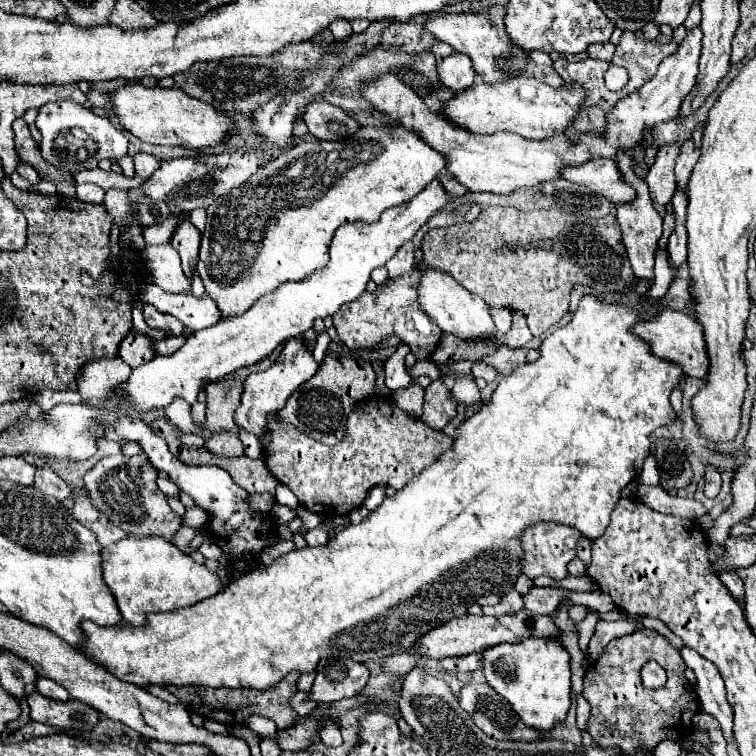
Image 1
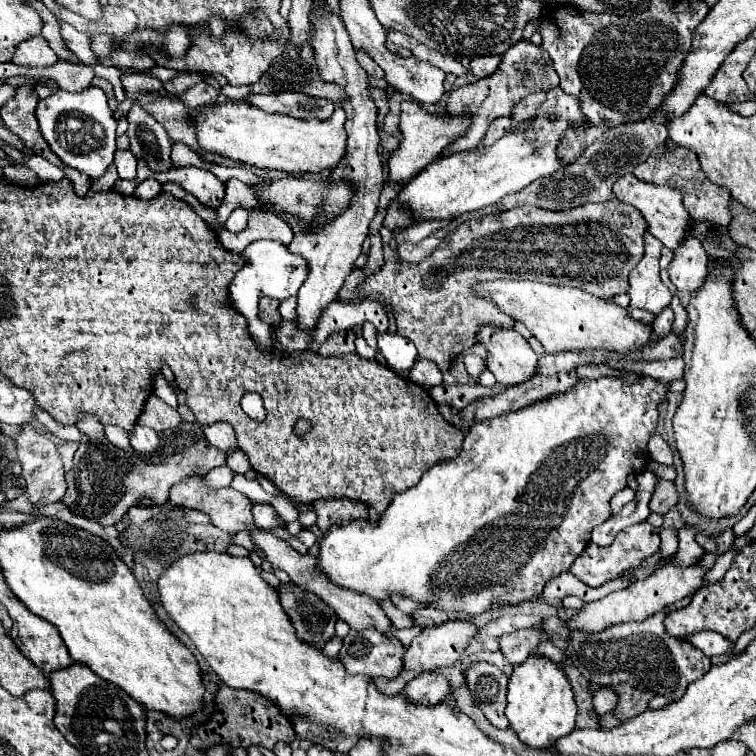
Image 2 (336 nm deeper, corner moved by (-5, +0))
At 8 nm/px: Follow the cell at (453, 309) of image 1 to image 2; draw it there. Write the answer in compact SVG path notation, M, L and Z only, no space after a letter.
M482 325L476 335L486 349L486 367L494 373L498 383L518 385L534 375L538 357L528 341L514 329L496 325Z

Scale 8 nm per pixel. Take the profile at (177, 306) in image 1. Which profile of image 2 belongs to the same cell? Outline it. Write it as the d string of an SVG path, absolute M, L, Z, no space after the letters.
M254 241L250 243L242 257L246 259L246 265L234 275L234 279L228 285L228 301L230 307L236 309L246 321L248 321L248 331L254 333L254 341L260 345L260 349L272 349L272 339L270 339L270 325L264 321L258 321L258 303L262 297L272 297L278 301L296 297L300 285L306 279L306 267L302 267L302 259L298 255L290 255L286 247L278 241Z

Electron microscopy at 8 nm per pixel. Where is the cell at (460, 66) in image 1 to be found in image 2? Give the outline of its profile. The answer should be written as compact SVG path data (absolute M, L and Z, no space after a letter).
M486 55L486 57L474 57L470 61L470 73L474 75L474 79L482 79L486 75L492 75L496 71L500 63L498 55Z

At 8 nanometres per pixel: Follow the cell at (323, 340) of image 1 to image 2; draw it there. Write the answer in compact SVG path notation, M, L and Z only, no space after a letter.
M378 333L378 347L386 363L400 375L406 375L416 363L416 347L406 337L392 333Z

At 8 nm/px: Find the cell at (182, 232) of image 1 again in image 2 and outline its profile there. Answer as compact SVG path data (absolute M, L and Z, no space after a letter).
M180 167L172 171L155 173L154 178L160 183L180 183L188 193L192 193L202 205L216 209L224 197L226 183L218 181L210 171L198 167Z

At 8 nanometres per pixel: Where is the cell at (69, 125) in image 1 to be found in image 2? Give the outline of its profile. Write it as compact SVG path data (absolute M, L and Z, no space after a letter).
M88 87L82 93L66 93L58 89L38 103L36 119L40 123L42 137L64 165L86 173L90 179L104 175L114 159L118 121L114 119L112 109L108 107L108 97L102 89Z

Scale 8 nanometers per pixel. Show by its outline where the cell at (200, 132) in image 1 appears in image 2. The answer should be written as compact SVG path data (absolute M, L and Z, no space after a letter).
M224 101L208 103L196 109L188 109L188 119L196 127L198 145L204 153L222 155L236 163L256 165L264 169L280 169L286 173L306 173L334 169L346 149L346 111L336 107L328 121L294 119L288 115L272 115L250 101Z

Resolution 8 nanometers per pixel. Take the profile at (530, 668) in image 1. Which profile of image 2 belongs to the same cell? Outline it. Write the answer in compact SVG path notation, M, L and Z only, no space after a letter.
M532 653L524 663L514 665L508 679L506 717L520 741L536 749L552 747L556 739L572 733L576 727L576 703L566 673L552 659L536 653Z

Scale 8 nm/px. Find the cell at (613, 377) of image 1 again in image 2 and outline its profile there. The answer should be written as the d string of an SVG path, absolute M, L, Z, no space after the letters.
M600 377L600 379L578 379L576 385L558 395L550 395L542 401L536 401L520 411L512 411L488 421L474 423L468 429L466 441L462 445L462 453L454 459L446 459L438 465L434 465L430 471L422 475L422 479L406 489L394 493L388 509L378 515L378 521L370 519L352 519L348 523L336 523L328 529L326 537L318 543L320 553L316 555L316 567L320 573L326 575L326 579L342 589L350 589L362 595L368 595L376 603L390 601L390 595L400 595L406 599L412 599L416 603L424 603L432 609L442 609L444 613L464 613L464 615L480 615L492 609L492 603L510 603L520 605L532 599L538 599L542 593L542 587L546 585L546 579L552 579L554 575L560 575L562 571L570 569L570 563L584 551L584 547L590 543L590 531L598 525L602 525L610 517L610 499L614 493L626 487L630 475L638 475L646 471L650 459L648 453L648 441L654 433L658 433L658 407L666 401L668 383L652 379L652 377L638 377L634 383L626 383L620 377Z

